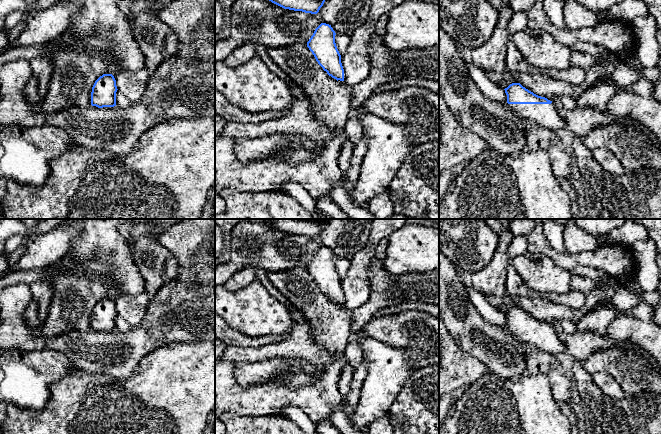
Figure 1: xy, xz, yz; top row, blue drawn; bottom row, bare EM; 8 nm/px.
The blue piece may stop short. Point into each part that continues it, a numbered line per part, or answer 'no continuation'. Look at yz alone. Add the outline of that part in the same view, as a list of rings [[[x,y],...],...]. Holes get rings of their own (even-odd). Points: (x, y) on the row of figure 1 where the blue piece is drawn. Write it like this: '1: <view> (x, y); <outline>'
1: yz (546, 115); [[[508,104],[515,115],[524,120],[533,120],[539,125],[557,131],[566,128],[566,121],[560,116],[556,106],[551,104]]]

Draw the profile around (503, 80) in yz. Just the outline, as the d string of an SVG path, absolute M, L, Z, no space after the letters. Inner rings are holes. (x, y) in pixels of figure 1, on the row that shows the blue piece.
M487 69L482 70L490 81L503 89L507 88L512 83L519 83L518 80L513 77L512 73L508 71L499 74Z

